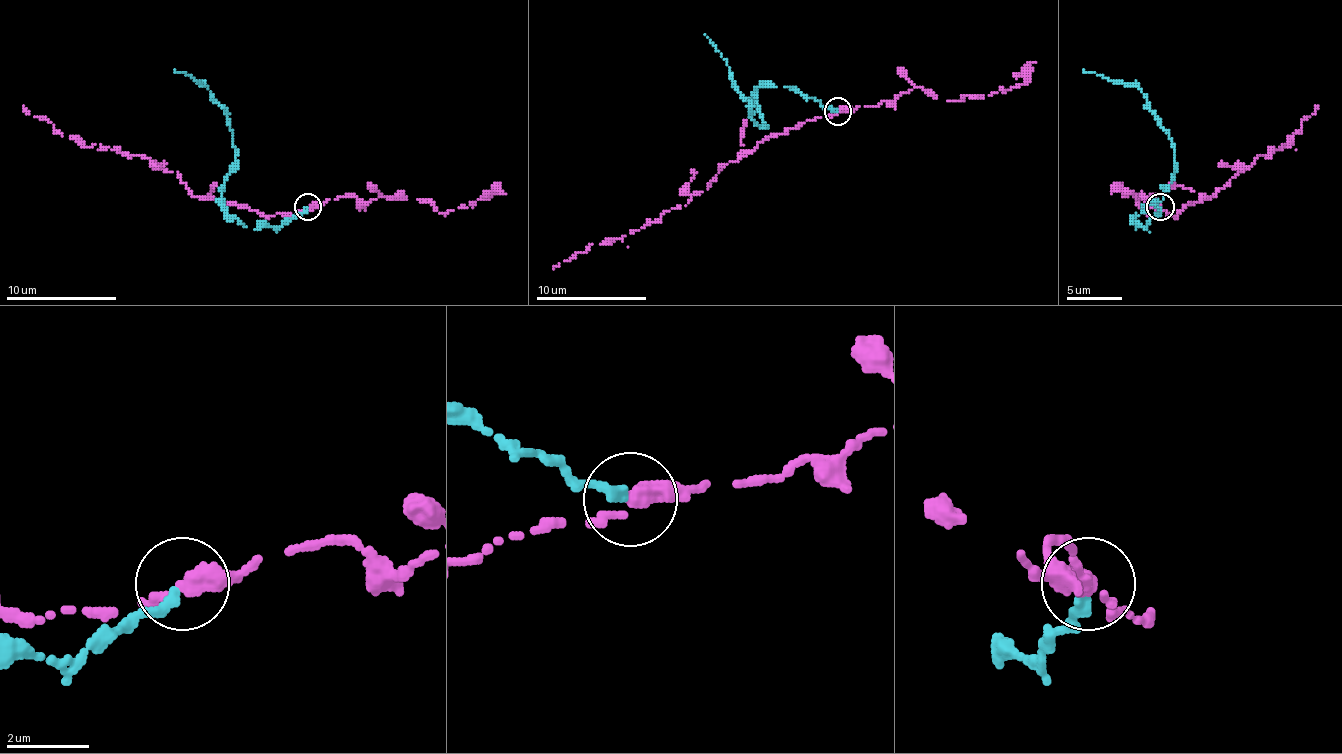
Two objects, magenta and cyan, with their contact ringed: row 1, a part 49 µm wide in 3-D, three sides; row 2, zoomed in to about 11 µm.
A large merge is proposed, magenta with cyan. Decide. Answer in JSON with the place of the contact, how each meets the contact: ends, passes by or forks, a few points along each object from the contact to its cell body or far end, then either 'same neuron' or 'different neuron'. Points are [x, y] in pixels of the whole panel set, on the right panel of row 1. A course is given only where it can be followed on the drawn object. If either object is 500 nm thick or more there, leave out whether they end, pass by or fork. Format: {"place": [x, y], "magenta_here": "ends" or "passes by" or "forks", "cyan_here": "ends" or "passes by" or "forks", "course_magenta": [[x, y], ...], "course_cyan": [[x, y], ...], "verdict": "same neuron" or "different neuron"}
{"place": [1160, 207], "magenta_here": "passes by", "cyan_here": "ends", "course_magenta": [[1161, 207], [1172, 216], [1199, 199], [1210, 199], [1238, 171], [1282, 144], [1287, 147], [1318, 105]], "course_cyan": [[1161, 207], [1136, 229], [1136, 218], [1158, 205], [1172, 182], [1169, 133], [1136, 86], [1083, 70]], "verdict": "different neuron"}

